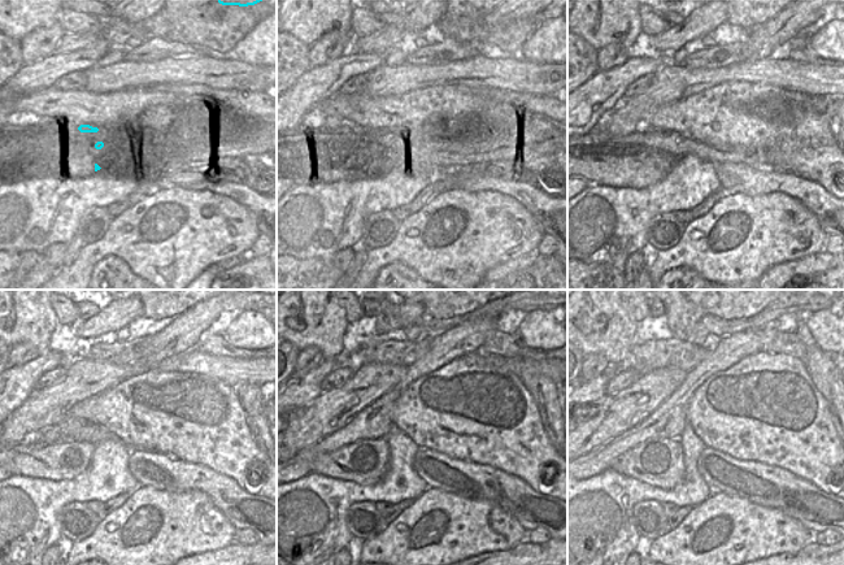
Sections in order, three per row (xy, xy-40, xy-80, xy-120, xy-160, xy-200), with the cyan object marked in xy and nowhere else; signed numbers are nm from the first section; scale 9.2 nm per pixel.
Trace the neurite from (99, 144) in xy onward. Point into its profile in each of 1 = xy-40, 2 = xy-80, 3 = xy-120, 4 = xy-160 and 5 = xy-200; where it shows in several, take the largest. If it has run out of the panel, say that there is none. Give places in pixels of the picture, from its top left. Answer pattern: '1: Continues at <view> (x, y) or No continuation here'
1: Continues at xy-40 (394, 147)
2: Continues at xy-80 (674, 144)
3: Continues at xy-120 (72, 429)
4: Continues at xy-160 (375, 421)
5: Continues at xy-200 (668, 421).

